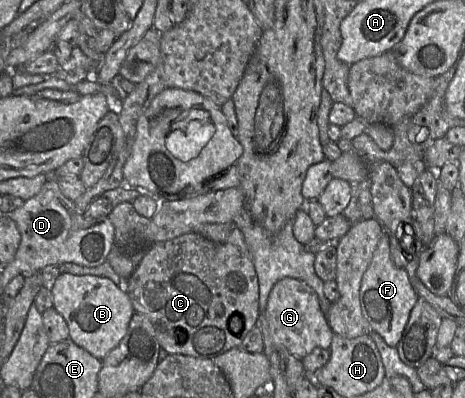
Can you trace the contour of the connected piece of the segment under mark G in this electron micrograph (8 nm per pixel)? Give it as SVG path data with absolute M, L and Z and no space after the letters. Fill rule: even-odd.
M289 277L278 281L270 292L264 313L276 350L284 348L301 360L315 348L330 348L334 333L321 310L316 292L304 282Z

